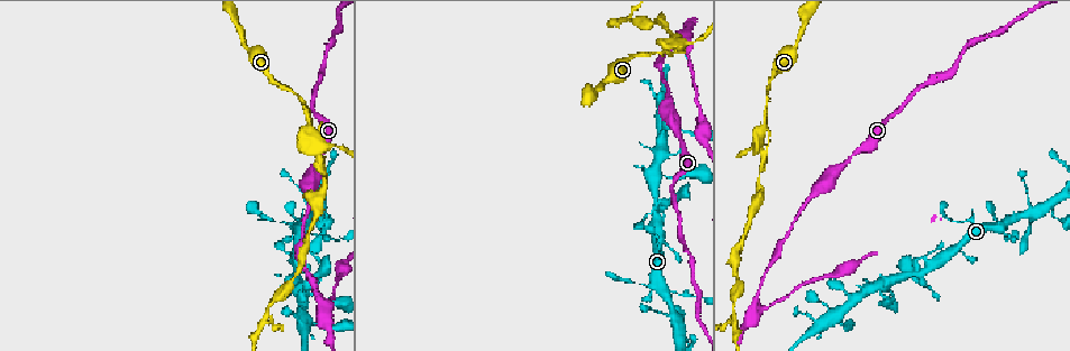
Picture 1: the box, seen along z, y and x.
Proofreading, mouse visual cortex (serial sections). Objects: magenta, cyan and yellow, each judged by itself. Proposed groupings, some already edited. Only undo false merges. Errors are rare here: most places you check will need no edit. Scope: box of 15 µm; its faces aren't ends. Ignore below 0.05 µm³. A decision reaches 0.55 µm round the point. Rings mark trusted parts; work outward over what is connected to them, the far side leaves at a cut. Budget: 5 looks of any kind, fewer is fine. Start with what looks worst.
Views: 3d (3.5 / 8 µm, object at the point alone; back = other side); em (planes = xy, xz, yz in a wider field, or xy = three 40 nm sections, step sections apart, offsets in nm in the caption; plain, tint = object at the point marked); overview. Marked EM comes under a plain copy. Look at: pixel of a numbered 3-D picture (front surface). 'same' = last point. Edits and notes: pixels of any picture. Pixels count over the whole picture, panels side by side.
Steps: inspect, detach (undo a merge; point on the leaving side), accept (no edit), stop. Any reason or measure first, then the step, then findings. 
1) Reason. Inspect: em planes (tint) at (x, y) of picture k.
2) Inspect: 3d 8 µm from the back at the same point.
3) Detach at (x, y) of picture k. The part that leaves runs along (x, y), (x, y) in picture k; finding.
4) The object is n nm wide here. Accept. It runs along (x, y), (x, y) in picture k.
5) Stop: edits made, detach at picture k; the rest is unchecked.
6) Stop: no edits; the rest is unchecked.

Thin neck. Inspect: 3d 8 µm at (1005, 233) of picture 1.

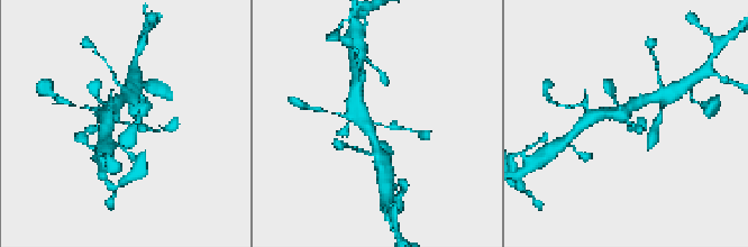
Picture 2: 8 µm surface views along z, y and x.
Closer look. Inspect: 3d 3.5 µm at (128, 123) of picture 2.

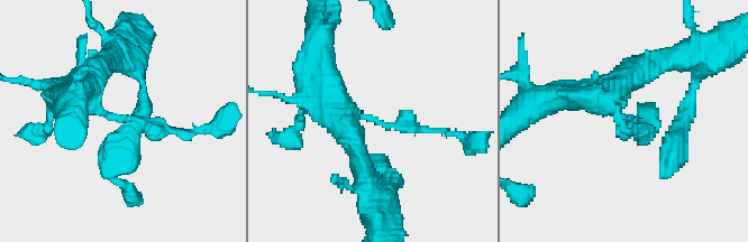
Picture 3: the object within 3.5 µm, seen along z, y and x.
The arms are 150, 450 nm wide. Inspect: em xy step 2 (tint) at (122, 119) of picture 3.

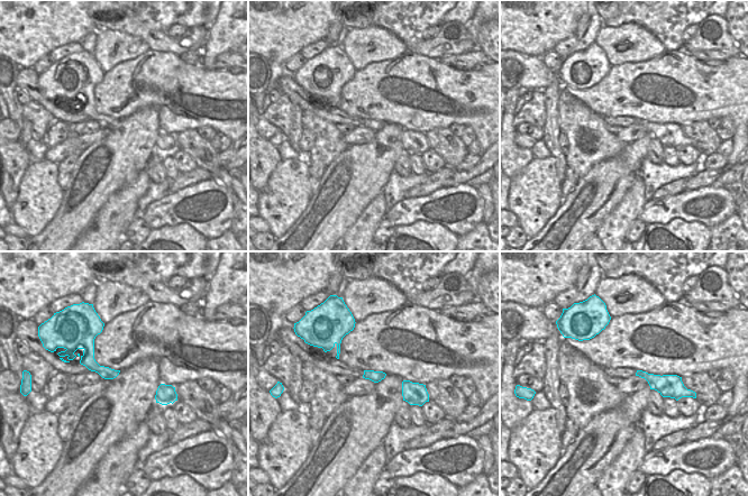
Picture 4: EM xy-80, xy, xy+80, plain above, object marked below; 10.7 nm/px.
Accept. It runs along (324, 89), (389, 127), (440, 129) in picture 3; all the same cell.

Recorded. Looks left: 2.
Sudden change in width. Inspect: 3d 3.5 µm at (815, 193) of picture 1.

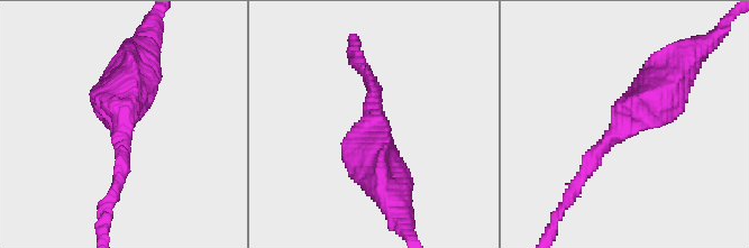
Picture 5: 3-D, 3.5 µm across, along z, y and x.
The arms are 200, 700 nm wide. Inspect: em xy step 1 (tint) at (373, 120) of picture 5.

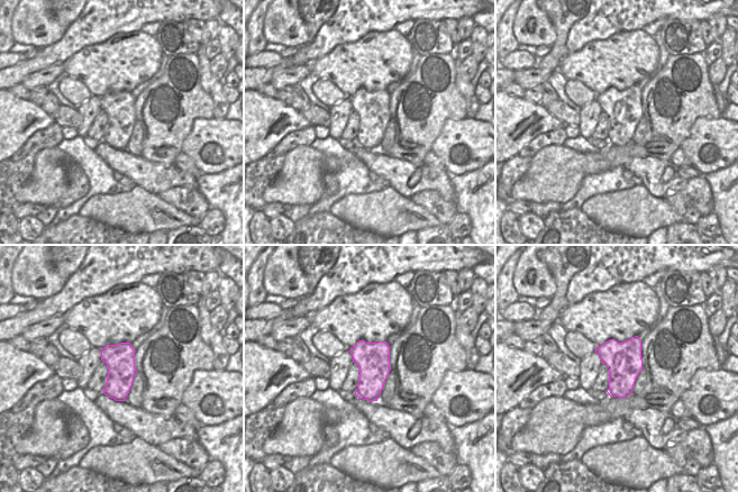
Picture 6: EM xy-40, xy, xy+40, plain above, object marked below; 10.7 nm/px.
Accept. Continuous, no second cell.

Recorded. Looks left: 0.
Stop: no edits; the rest is unchecked.

